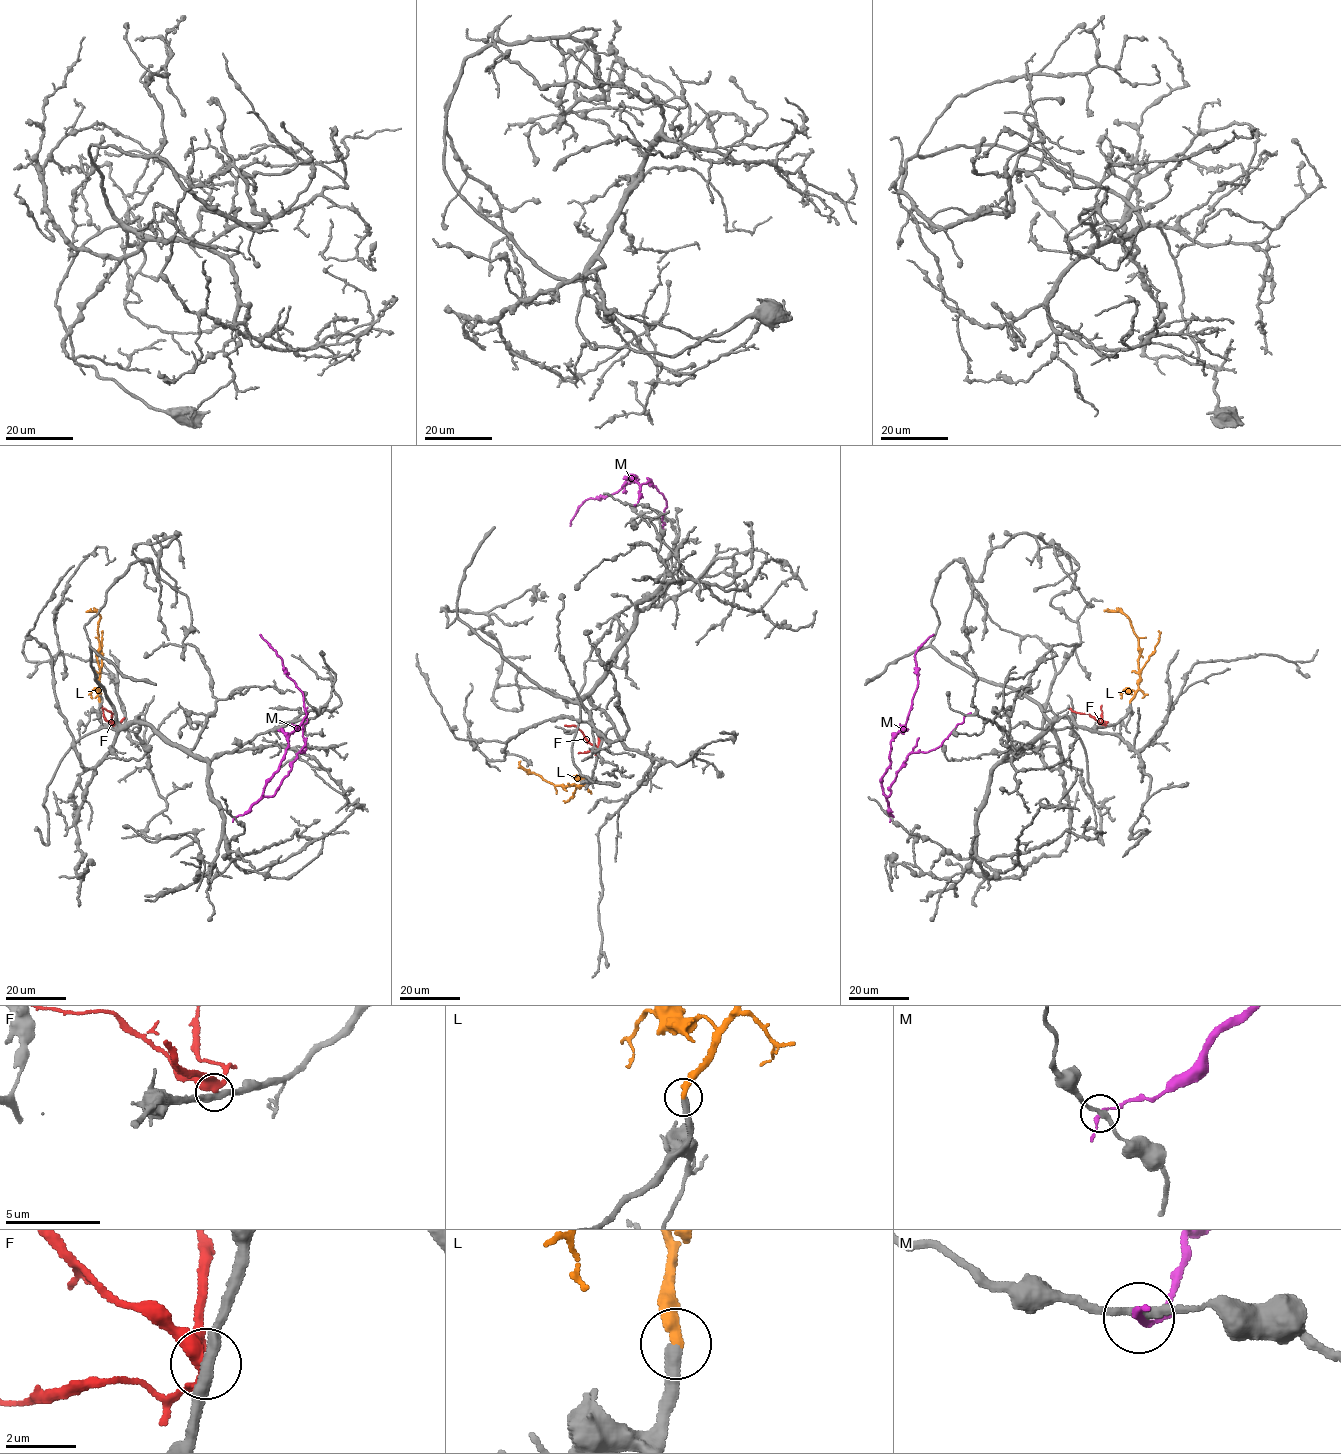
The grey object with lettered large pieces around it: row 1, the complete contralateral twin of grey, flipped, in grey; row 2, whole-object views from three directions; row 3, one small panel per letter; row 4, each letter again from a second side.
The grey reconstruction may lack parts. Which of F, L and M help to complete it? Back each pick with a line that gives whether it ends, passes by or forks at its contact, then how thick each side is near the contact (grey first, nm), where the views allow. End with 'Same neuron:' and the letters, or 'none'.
L: it ends there; 360 nm thick on the grey side, 320 nm on the other
Same neuron: L

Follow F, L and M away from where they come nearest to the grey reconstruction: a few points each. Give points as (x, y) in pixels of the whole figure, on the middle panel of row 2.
F: (599, 749), (574, 726), (564, 725)
L: (589, 778), (580, 786), (558, 786), (522, 769), (520, 761)
M: (635, 505), (639, 486), (631, 474), (629, 479), (635, 479), (617, 491), (584, 501), (570, 526)

